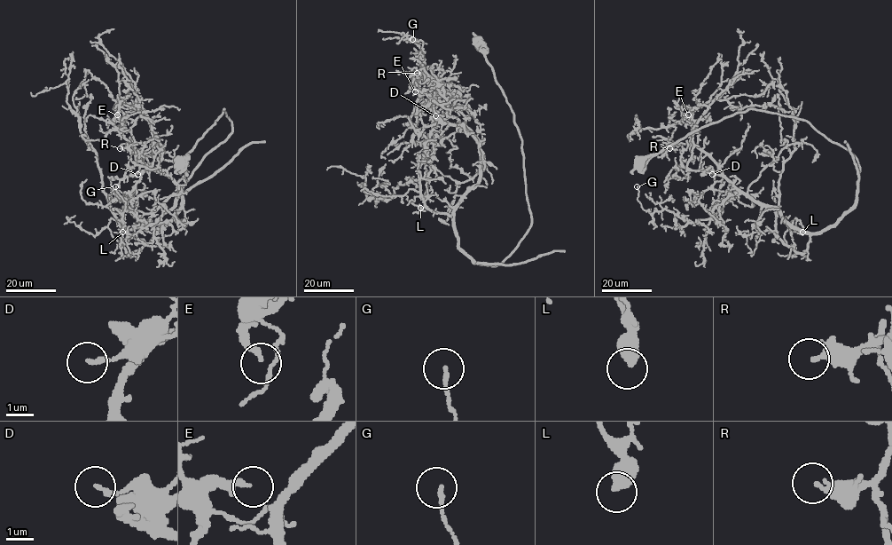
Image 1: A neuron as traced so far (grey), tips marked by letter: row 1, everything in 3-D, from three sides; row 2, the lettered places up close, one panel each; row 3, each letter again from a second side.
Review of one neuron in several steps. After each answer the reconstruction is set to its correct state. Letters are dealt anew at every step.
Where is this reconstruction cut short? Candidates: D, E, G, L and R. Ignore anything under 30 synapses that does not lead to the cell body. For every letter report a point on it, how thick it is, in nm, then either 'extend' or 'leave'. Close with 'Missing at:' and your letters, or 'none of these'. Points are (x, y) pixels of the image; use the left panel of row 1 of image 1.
D: (137, 174) | 170 nm | leave
E: (117, 114) | 130 nm | leave
G: (115, 186) | 140 nm | leave
L: (122, 232) | 500 nm | leave
R: (120, 148) | 280 nm | leave
Missing at: none of these

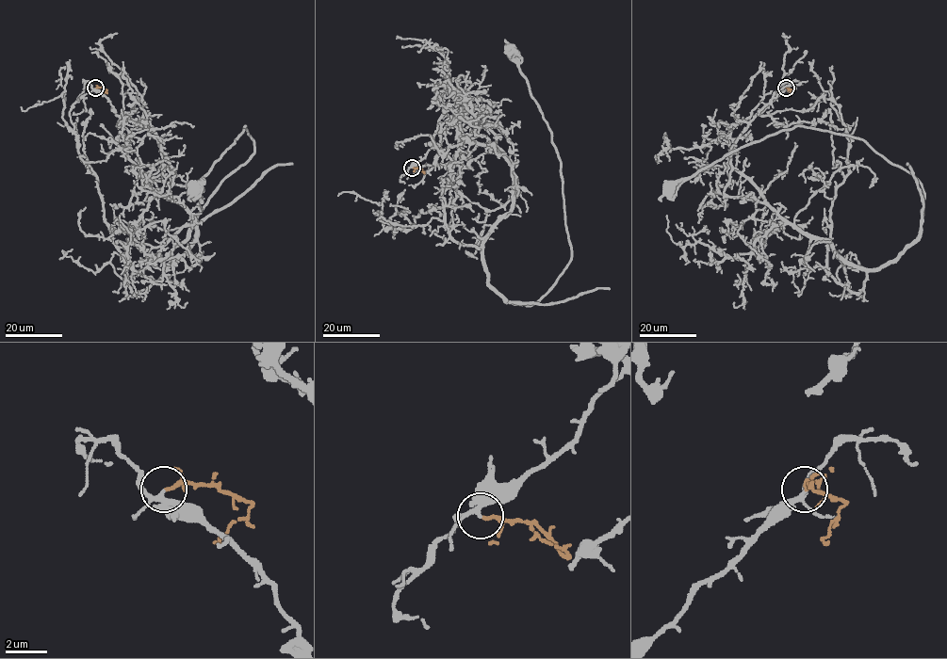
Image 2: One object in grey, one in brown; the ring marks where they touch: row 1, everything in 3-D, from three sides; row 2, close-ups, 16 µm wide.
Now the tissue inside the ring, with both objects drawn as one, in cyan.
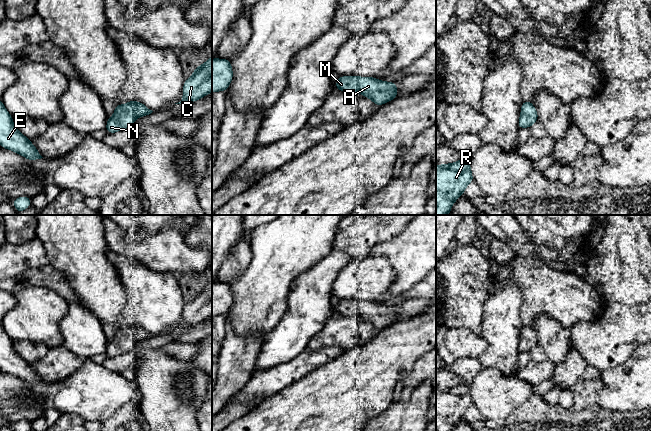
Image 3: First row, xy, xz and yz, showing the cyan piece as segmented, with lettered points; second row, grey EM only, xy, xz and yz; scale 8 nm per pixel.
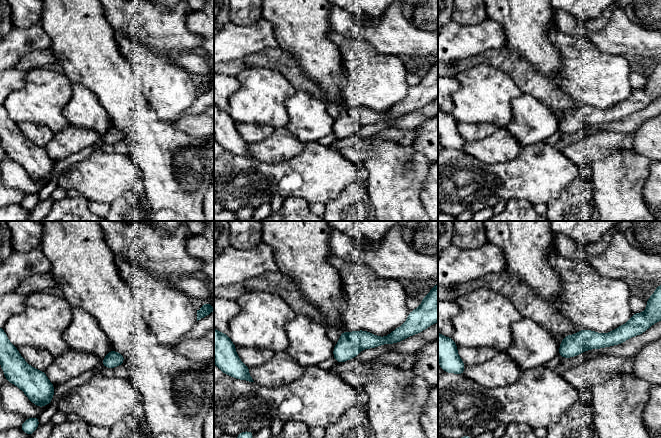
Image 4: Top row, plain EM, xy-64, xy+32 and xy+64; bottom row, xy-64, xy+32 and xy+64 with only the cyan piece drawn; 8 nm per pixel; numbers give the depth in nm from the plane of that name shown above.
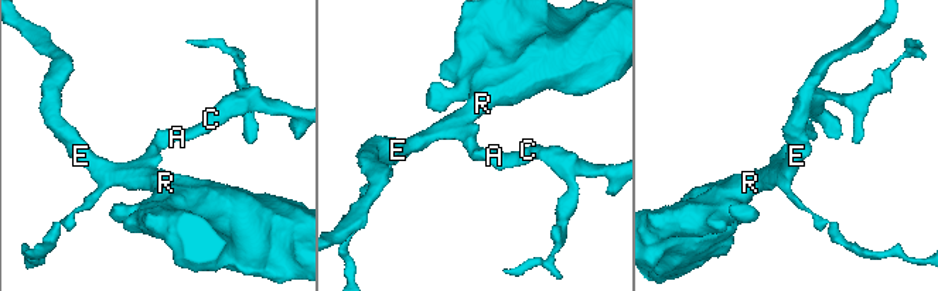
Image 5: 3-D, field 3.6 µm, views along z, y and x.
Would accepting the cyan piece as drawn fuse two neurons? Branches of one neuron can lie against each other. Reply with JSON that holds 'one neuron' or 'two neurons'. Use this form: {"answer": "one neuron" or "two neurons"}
{"answer": "one neuron"}

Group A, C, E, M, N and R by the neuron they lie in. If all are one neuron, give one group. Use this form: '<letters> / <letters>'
A C E M N R

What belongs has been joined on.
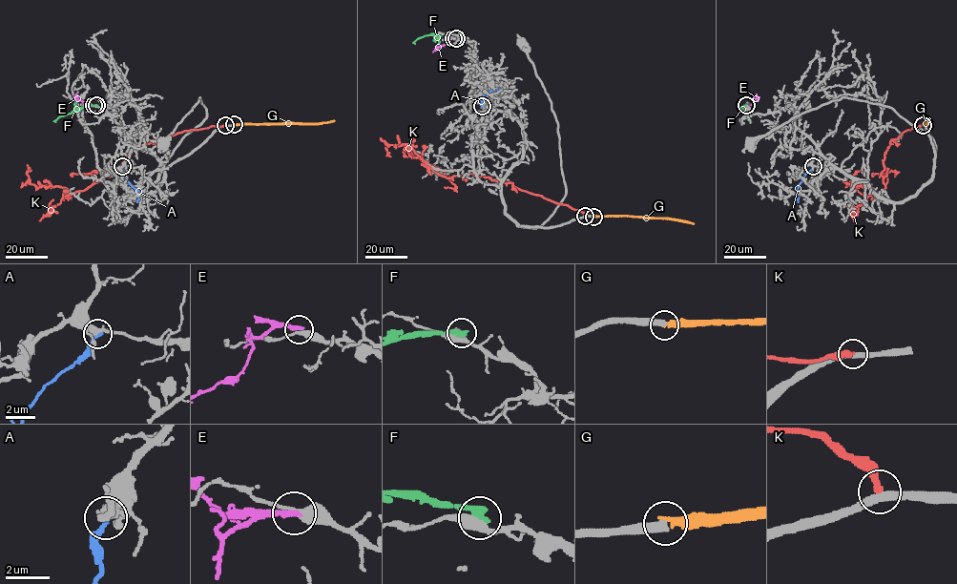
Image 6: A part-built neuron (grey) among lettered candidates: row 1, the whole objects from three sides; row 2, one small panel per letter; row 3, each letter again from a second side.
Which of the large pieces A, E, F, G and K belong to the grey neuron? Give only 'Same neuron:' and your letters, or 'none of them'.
Same neuron: G

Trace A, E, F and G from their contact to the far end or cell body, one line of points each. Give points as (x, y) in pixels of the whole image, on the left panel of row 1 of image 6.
A: (122, 166), (124, 177), (138, 191), (137, 202)
E: (93, 106), (88, 107), (73, 96)
F: (96, 105), (78, 108), (59, 116), (55, 122)
G: (234, 124), (334, 121)

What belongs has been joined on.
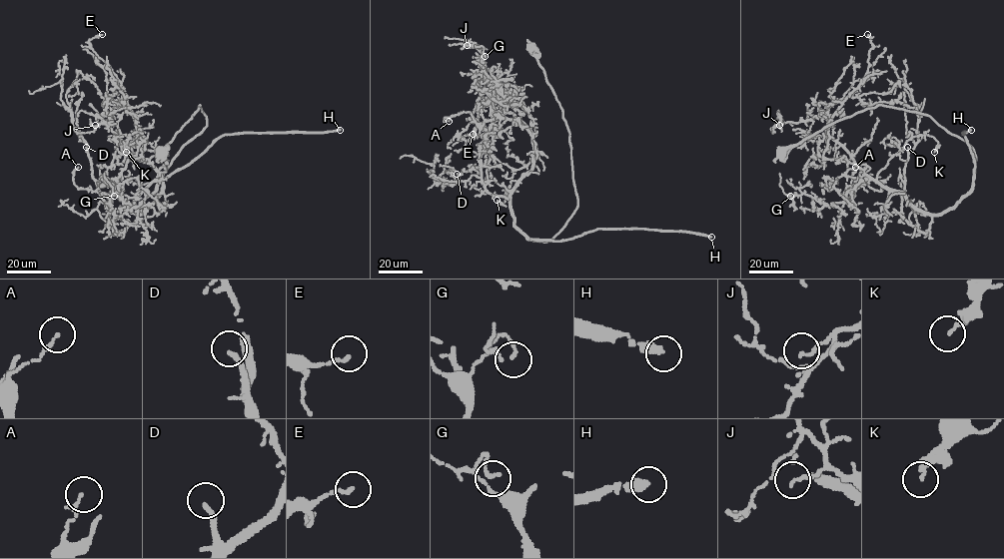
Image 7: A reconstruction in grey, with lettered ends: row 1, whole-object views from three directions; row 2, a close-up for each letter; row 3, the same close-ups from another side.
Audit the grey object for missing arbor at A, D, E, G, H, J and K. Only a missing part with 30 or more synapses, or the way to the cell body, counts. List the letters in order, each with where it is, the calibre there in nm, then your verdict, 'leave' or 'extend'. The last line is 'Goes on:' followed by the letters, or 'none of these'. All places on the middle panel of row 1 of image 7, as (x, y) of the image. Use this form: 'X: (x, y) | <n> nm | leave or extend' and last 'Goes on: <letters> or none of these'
A: (449, 121) | 140 nm | leave
D: (457, 174) | 200 nm | extend
E: (473, 134) | 150 nm | leave
G: (485, 56) | 140 nm | leave
H: (711, 237) | 320 nm | extend
J: (467, 45) | 150 nm | leave
K: (497, 200) | 200 nm | leave
Goes on: D, H

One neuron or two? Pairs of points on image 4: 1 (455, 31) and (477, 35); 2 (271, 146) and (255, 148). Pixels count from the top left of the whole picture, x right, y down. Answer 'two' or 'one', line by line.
1: one
2: one

